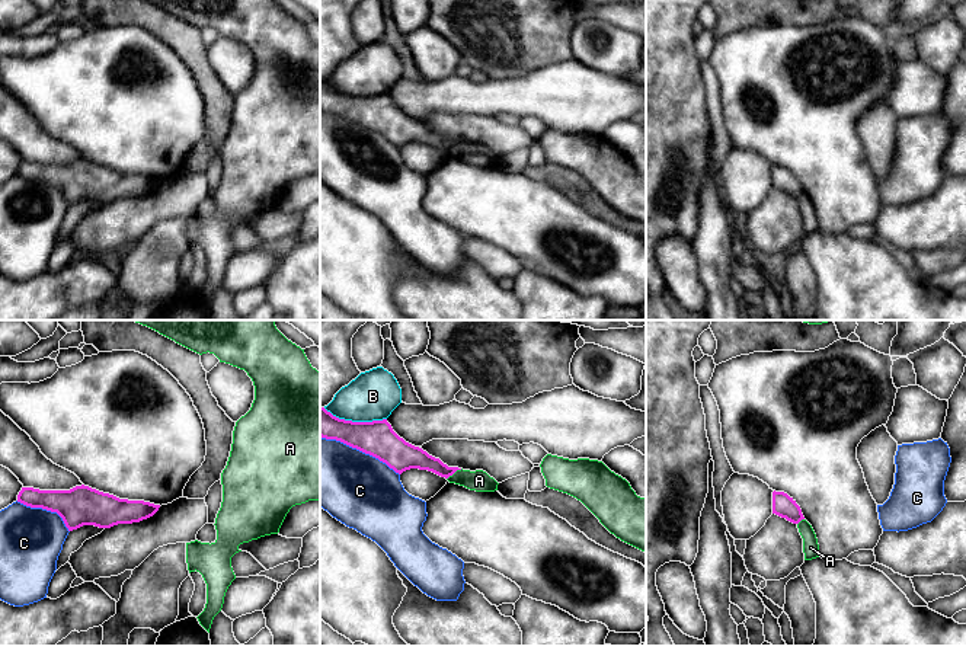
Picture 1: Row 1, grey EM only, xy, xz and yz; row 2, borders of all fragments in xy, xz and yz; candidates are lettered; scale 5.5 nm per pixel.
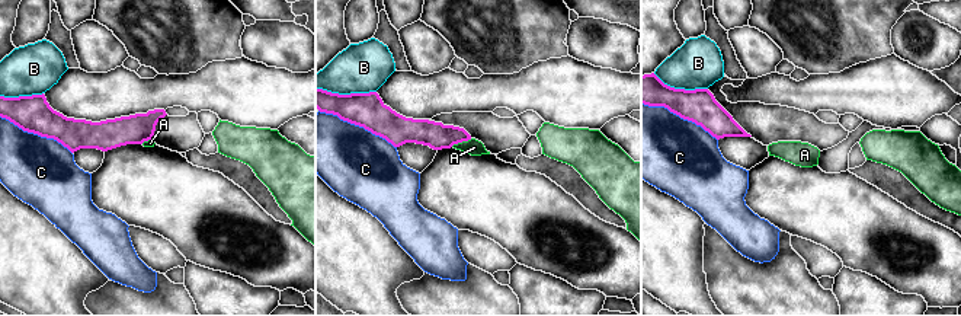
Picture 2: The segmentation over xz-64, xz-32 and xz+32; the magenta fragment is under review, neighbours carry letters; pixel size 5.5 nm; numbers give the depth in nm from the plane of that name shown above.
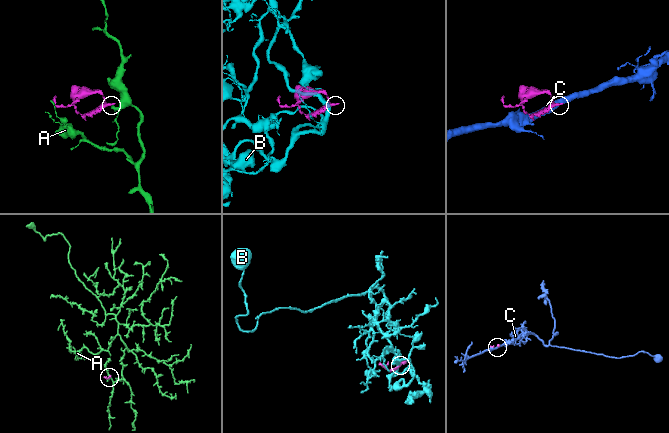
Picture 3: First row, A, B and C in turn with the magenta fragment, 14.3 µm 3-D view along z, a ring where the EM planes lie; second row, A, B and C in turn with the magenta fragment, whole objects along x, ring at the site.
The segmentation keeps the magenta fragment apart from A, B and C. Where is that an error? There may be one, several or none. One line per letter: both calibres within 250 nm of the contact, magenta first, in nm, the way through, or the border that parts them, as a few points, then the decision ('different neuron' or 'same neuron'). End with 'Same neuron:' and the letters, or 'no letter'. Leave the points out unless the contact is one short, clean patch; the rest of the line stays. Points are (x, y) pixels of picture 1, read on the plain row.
A: 130/120 nm | along xz (461, 143), (457, 143), (447, 153) | different neuron
B: 200/280 nm | different neuron
C: 200/400 nm | different neuron
Same neuron: no letter

